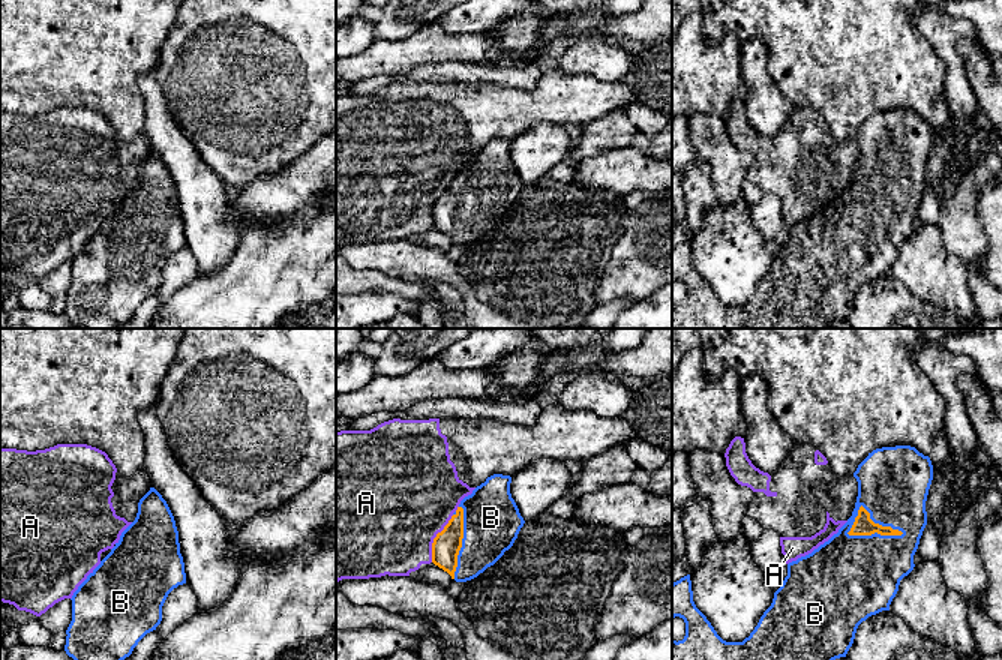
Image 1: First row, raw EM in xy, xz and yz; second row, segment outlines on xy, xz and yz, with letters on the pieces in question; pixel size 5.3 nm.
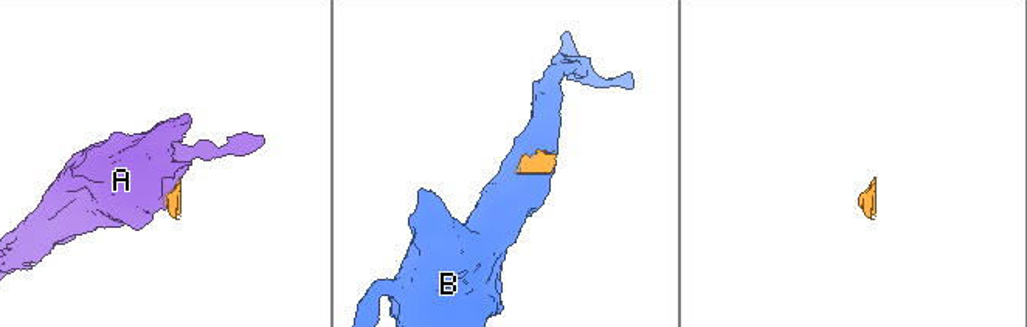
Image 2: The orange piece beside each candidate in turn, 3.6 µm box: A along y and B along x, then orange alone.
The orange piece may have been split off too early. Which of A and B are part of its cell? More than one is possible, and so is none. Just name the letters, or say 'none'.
B

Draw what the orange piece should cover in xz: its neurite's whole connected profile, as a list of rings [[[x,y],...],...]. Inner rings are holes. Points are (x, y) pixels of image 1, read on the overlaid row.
[[[494,474],[465,496],[448,524],[432,543],[432,562],[447,572],[456,582],[477,578],[508,550],[525,520],[510,494],[510,476]]]

